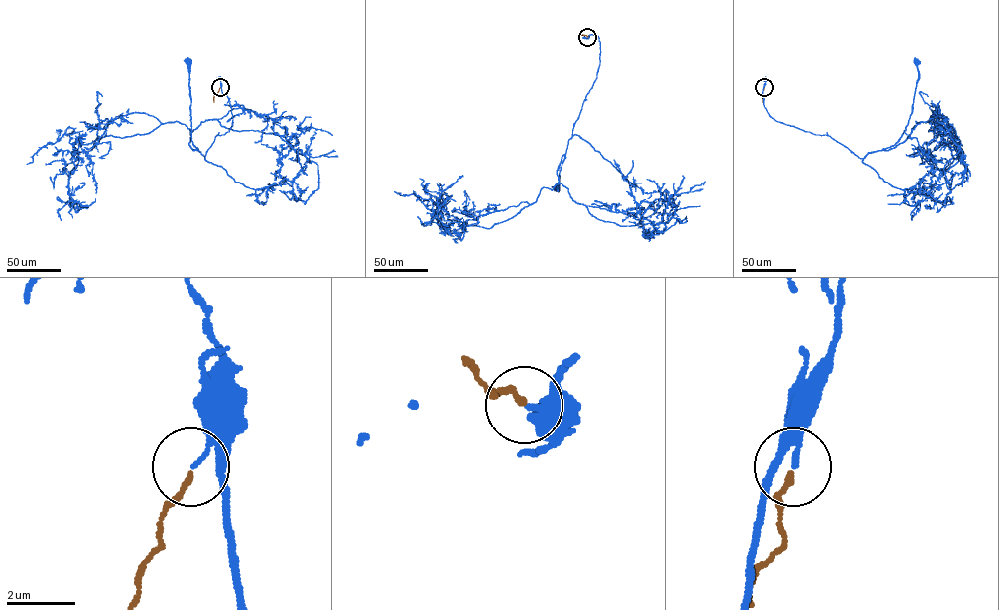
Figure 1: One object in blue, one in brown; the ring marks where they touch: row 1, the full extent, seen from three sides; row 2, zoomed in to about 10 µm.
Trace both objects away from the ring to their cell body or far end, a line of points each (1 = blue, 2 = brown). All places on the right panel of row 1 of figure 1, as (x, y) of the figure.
1: (764, 87), (764, 105), (777, 121), (829, 136), (863, 158), (893, 146), (905, 129), (918, 78), (915, 62)
2: (764, 87), (763, 102)

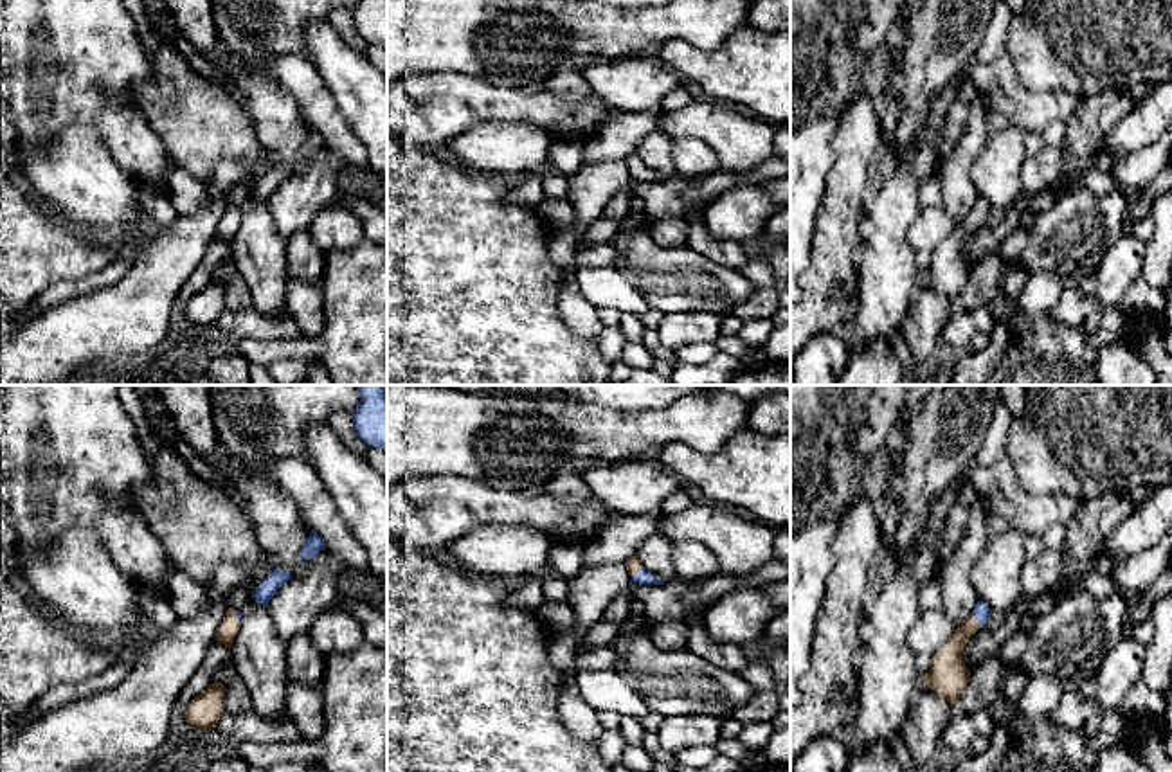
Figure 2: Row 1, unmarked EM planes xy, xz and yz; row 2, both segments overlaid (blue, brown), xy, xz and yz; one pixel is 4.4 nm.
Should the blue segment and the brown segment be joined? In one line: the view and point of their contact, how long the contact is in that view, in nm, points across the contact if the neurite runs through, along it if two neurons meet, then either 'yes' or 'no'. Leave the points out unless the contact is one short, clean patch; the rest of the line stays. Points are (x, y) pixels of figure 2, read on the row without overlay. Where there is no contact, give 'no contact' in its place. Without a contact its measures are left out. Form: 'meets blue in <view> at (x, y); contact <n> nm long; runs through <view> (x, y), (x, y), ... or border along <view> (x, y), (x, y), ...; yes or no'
meets blue in yz at (976, 216); contact 80 nm long; runs through yz (982, 209), (976, 216), (951, 247), (946, 263); yes

